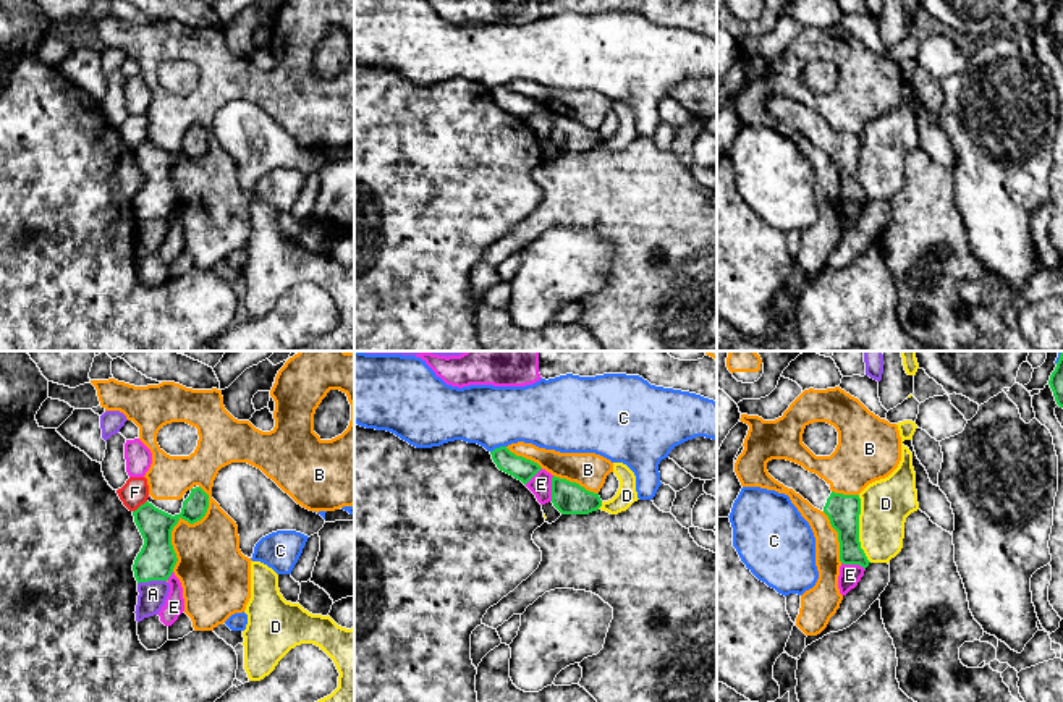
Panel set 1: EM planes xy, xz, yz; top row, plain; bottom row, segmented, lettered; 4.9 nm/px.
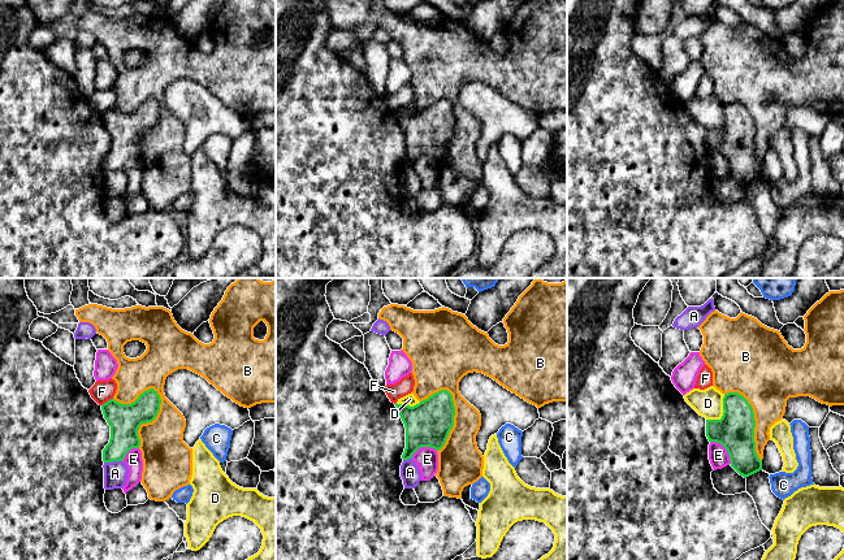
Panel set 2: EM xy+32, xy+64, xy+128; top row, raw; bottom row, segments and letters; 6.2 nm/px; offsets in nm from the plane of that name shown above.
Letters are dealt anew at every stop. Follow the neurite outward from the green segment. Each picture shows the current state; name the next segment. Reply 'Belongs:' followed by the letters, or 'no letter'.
Belongs: E

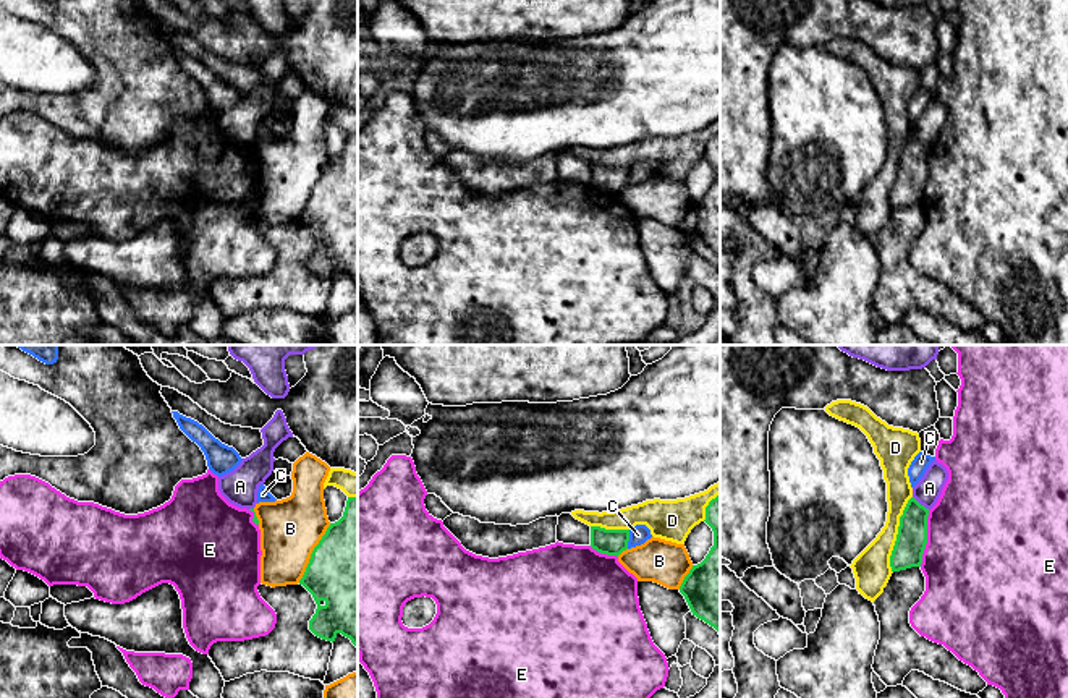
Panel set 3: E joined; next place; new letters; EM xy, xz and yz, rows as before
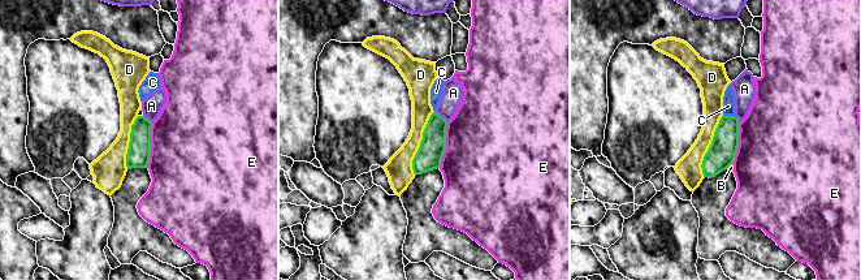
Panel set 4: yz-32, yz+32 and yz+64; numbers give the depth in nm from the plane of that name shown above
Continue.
Belongs: no letter

